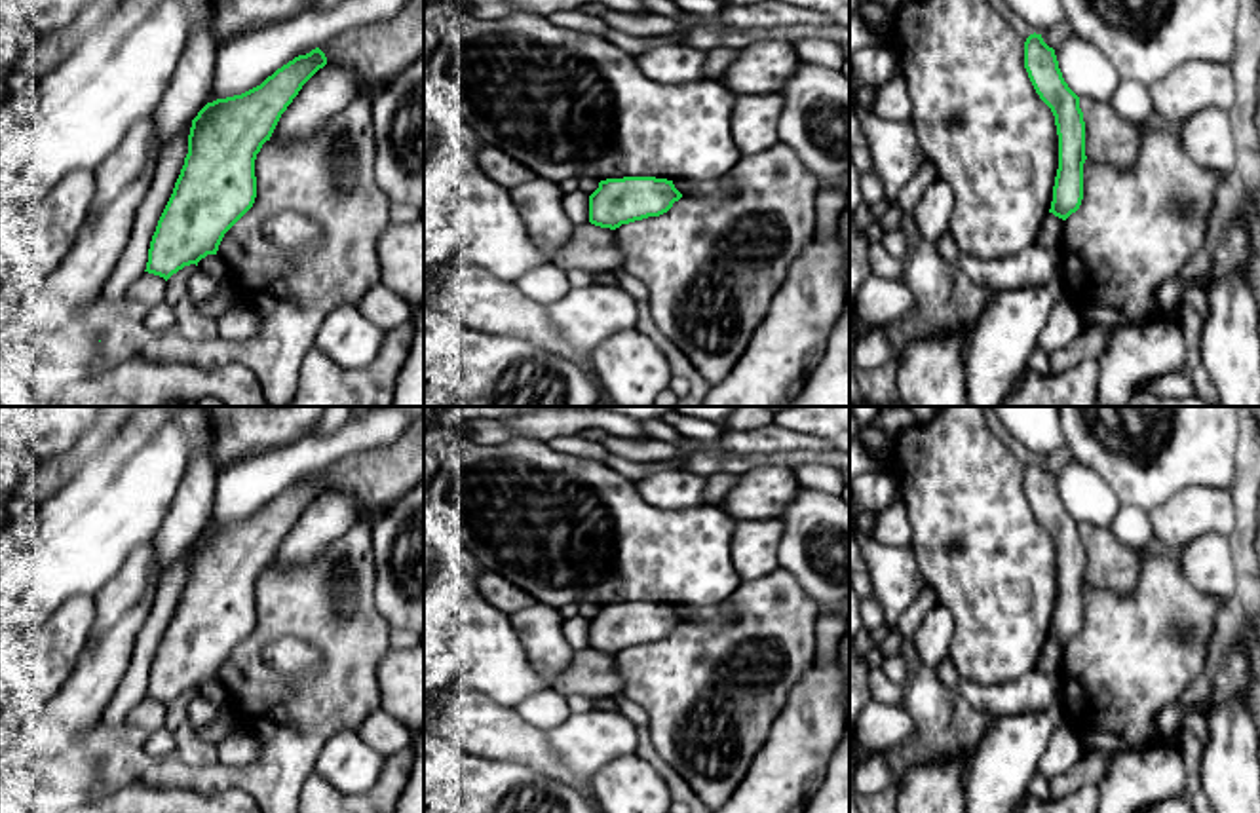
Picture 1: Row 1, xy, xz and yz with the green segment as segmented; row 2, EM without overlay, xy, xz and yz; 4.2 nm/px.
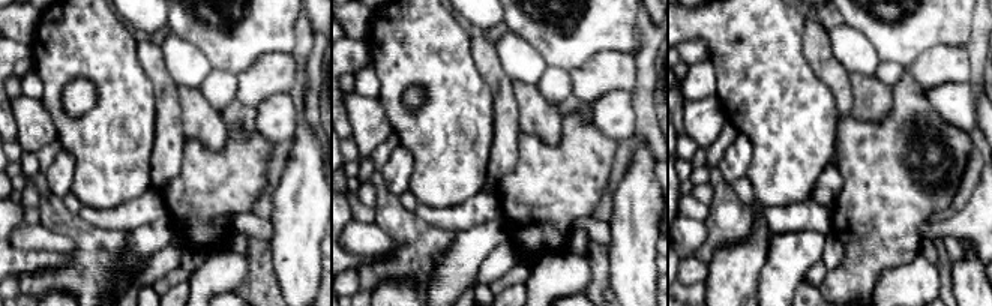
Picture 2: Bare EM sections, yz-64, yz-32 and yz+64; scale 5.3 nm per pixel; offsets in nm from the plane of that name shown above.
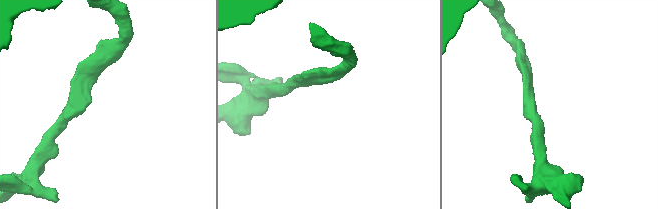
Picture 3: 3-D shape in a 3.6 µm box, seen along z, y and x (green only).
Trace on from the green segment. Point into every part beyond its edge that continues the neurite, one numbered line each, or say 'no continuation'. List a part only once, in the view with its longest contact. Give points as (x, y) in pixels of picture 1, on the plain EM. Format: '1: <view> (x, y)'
no continuation

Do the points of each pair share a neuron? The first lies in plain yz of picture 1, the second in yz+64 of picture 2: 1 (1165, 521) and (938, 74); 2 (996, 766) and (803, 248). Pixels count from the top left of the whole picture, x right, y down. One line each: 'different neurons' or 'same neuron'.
1: same neuron
2: same neuron

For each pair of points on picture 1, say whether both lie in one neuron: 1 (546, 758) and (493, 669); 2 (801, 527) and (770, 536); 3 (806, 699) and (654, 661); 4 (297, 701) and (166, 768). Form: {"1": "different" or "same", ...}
{"1": "different", "2": "different", "3": "different", "4": "same"}

